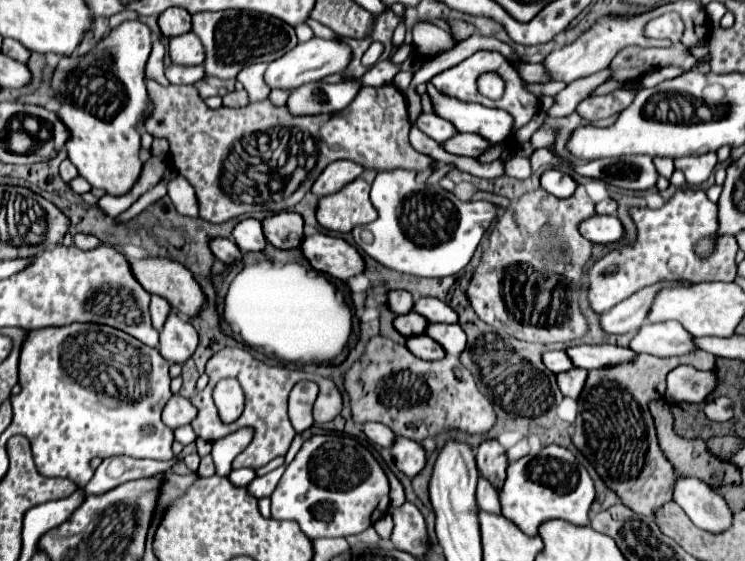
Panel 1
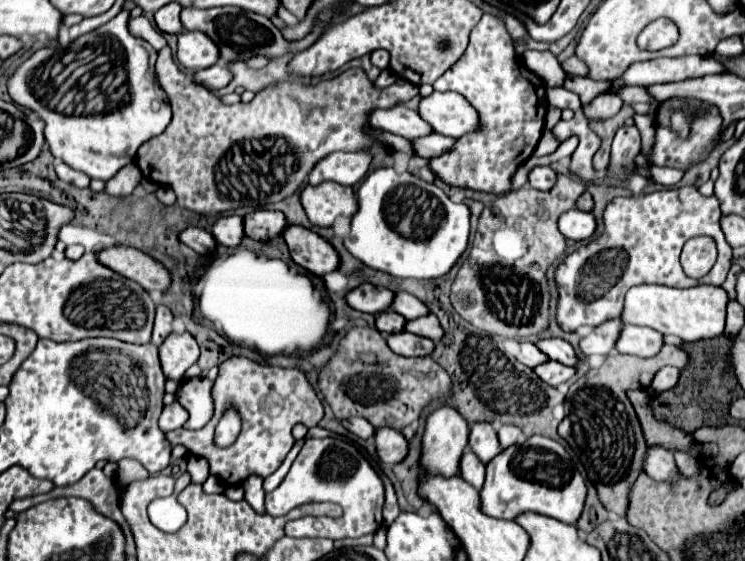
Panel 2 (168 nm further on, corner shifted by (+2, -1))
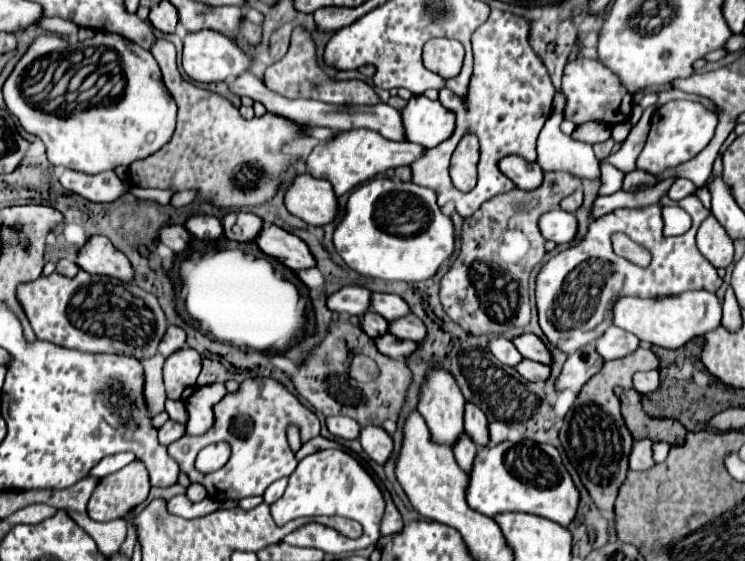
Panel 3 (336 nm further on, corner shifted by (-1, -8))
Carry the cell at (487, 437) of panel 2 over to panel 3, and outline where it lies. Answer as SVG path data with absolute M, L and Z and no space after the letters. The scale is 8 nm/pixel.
M466 403L466 415L464 415L464 431L478 447L490 445L490 433L488 433L488 419L480 411L480 407Z

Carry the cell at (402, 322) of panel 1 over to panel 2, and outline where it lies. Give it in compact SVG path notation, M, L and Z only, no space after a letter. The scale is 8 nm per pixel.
M385 310L381 312L377 318L375 318L375 326L379 332L383 334L395 334L395 332L401 332L403 326L405 326L405 318L393 310Z

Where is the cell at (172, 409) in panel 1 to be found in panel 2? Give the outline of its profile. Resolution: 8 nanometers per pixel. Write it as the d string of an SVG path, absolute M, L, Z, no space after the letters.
M175 400L173 404L169 404L169 406L163 408L163 414L161 414L161 418L159 418L159 428L161 428L163 432L177 430L177 428L181 428L181 426L187 422L187 418L189 418L187 410Z

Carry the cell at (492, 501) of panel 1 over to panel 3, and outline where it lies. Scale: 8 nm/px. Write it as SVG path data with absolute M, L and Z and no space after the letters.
M462 435L460 443L456 443L456 447L452 447L452 451L454 451L456 463L460 465L460 469L464 473L470 473L474 459L476 459L476 453L478 453L478 447L472 443L472 439L468 439L468 435Z

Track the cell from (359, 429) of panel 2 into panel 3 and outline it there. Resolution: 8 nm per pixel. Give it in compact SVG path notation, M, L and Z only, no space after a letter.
M328 417L326 419L328 431L340 439L358 439L362 427L350 417Z

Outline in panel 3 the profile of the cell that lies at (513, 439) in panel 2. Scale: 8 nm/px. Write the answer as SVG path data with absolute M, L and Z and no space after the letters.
M490 423L490 443L492 445L500 445L502 441L508 439L508 425L506 423Z

